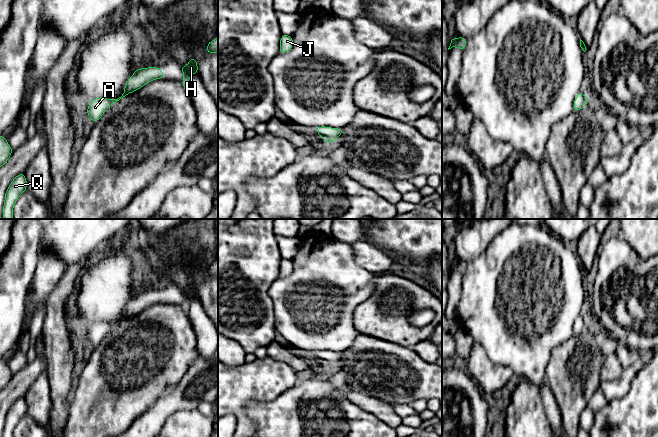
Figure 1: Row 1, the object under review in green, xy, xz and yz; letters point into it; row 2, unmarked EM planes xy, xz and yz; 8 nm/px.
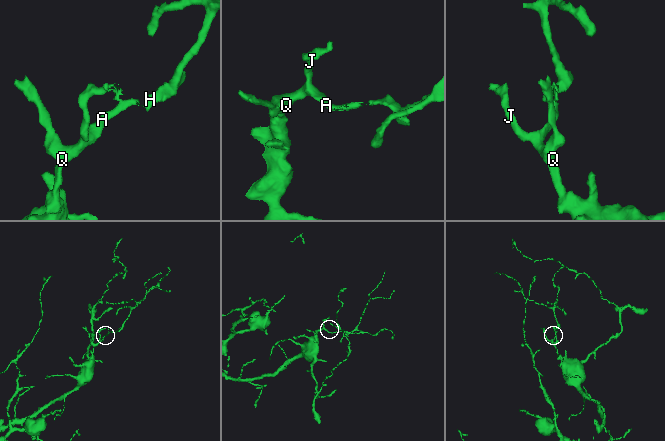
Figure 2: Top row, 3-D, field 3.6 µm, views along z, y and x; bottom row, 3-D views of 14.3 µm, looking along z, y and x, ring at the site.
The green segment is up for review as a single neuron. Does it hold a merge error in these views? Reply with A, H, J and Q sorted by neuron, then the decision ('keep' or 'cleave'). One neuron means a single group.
A H J Q | keep

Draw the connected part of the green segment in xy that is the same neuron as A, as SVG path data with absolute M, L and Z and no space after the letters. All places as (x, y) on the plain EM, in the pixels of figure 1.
M158 291L138 292L127 304L124 317L118 323L99 321L93 323L87 331L87 339L94 348L102 341L108 331L155 303L164 303L164 296Z

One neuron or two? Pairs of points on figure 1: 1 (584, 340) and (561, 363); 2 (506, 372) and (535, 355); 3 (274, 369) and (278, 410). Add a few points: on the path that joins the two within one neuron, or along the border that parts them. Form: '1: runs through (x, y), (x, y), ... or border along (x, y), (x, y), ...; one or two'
1: runs through (578, 346), (567, 357); one
2: border along (489, 359), (495, 363), (507, 365), (514, 373); two
3: border along (297, 383), (271, 400), (254, 401); two

